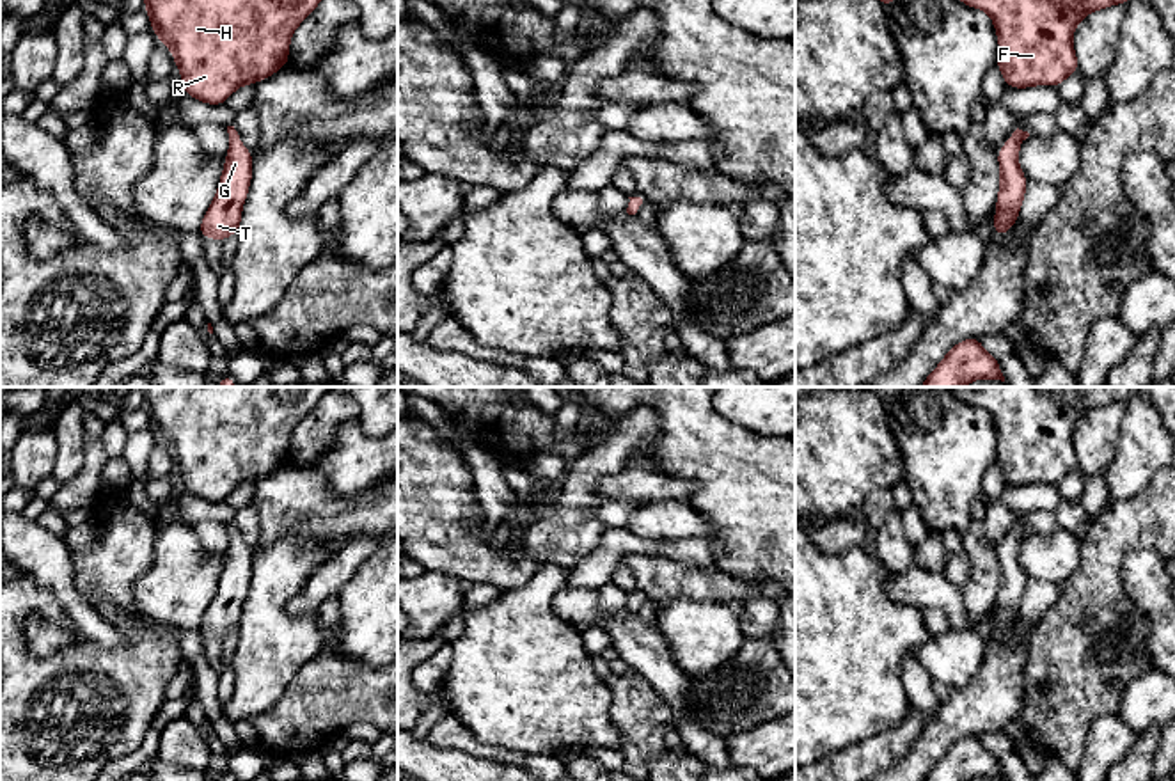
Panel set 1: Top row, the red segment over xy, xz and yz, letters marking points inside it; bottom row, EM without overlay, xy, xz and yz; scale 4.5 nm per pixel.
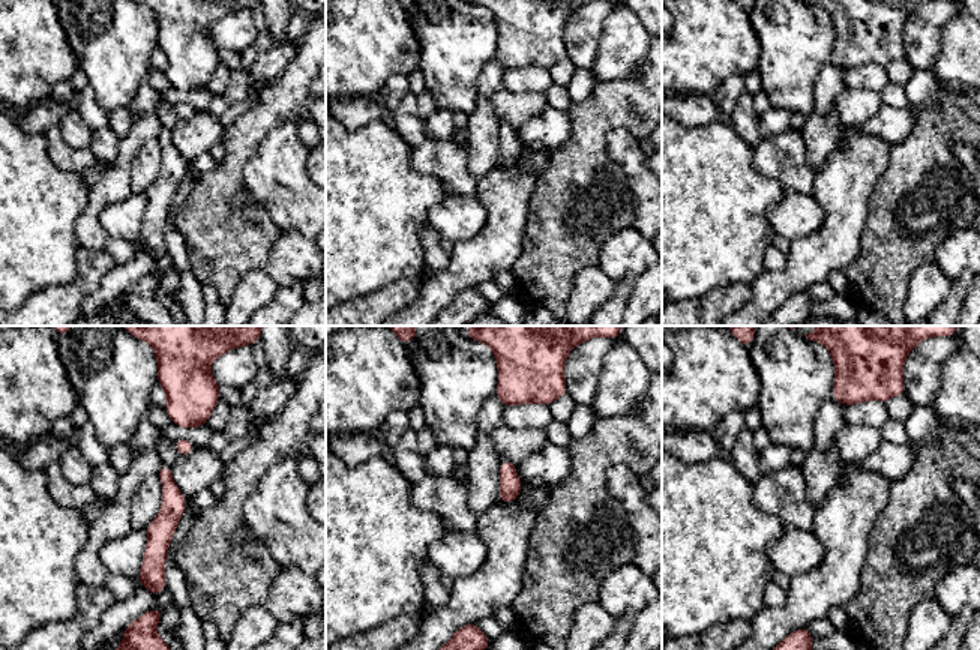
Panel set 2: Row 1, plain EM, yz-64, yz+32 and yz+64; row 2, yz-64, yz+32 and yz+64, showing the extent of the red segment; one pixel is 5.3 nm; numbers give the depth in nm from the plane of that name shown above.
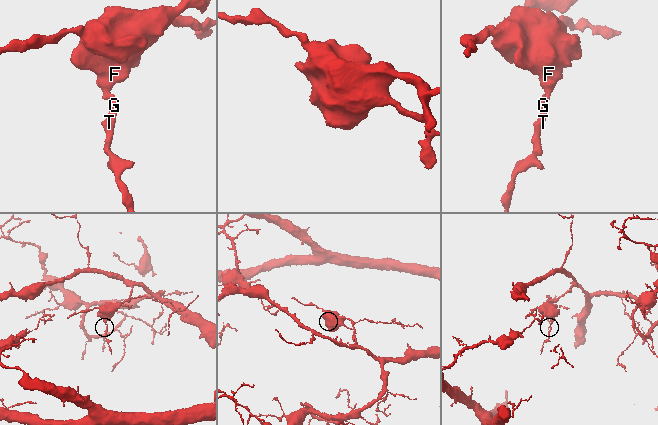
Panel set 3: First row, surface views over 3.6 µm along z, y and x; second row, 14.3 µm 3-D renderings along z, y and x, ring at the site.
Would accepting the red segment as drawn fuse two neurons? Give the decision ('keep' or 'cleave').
keep

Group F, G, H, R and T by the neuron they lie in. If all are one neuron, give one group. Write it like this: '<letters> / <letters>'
F G H R T

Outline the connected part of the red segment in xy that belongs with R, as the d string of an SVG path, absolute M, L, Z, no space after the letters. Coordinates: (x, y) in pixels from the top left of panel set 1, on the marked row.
M144 0L153 32L172 51L186 96L208 105L224 101L240 87L257 83L289 64L295 28L321 0Z

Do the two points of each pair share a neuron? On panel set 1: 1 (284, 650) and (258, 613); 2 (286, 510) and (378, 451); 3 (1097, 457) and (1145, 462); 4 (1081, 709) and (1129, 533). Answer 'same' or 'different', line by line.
1: same
2: different
3: different
4: same

